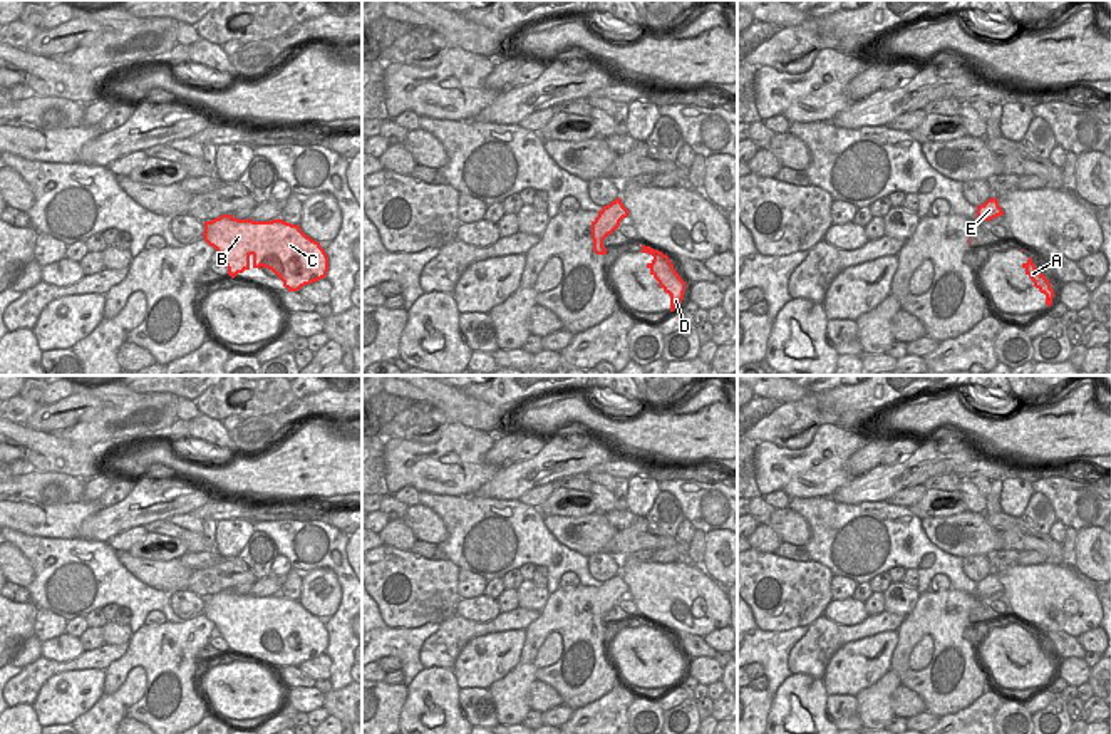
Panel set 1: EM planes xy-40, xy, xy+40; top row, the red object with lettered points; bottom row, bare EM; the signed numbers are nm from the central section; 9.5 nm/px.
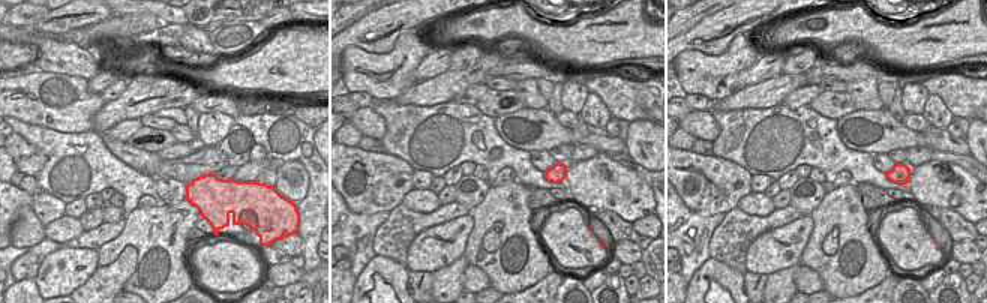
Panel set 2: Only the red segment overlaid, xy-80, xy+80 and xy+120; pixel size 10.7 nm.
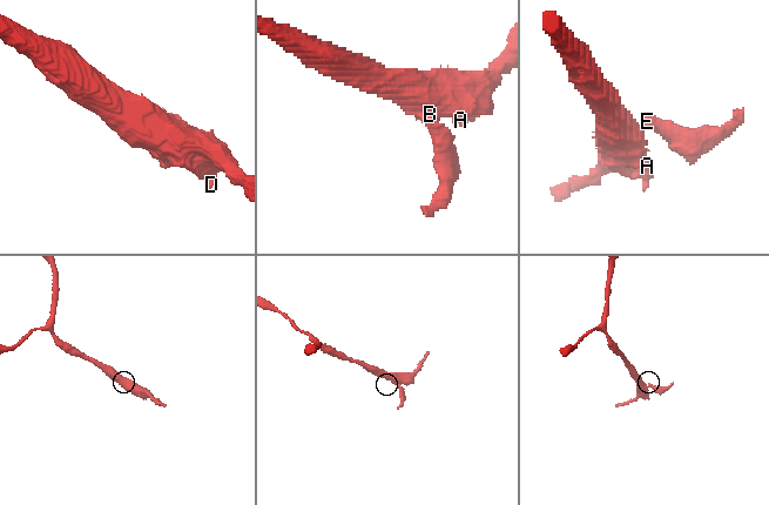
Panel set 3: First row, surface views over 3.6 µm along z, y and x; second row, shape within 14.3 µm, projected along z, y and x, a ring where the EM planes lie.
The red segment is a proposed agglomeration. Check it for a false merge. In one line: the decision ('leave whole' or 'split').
split

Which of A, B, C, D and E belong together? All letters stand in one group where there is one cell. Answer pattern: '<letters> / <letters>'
A B C D / E

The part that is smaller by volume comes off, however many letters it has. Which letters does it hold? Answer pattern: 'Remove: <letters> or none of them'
Remove: E

